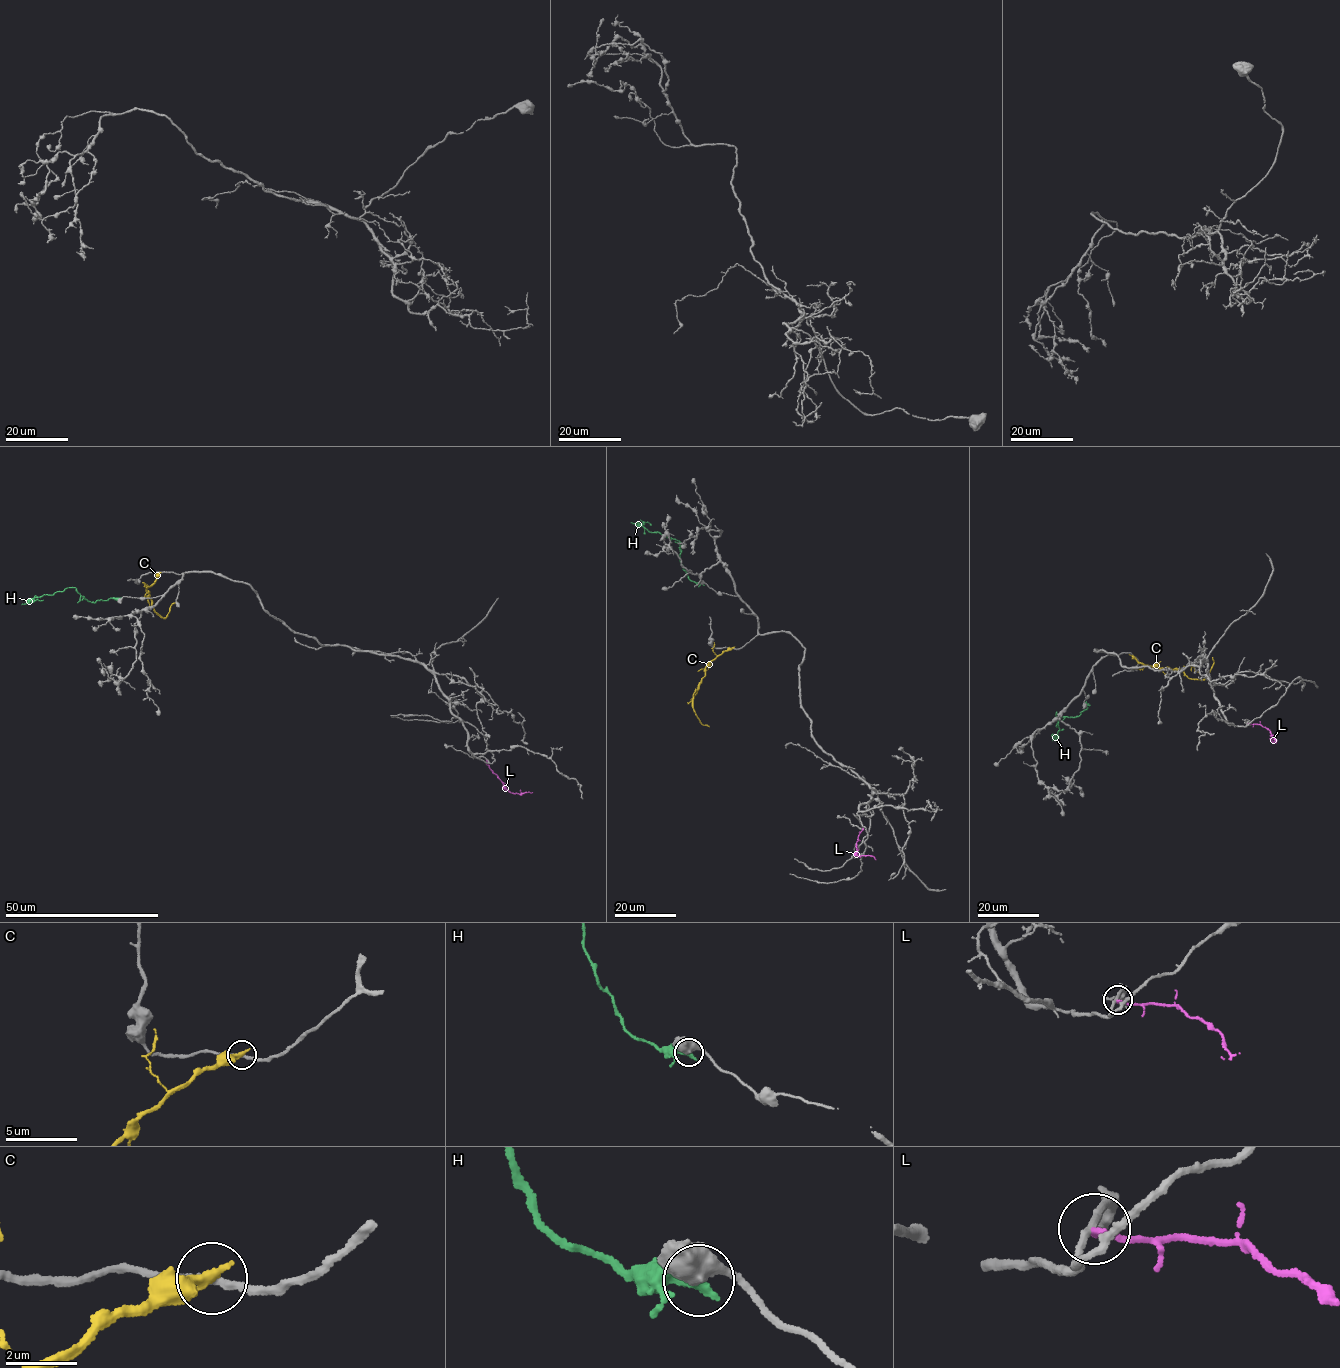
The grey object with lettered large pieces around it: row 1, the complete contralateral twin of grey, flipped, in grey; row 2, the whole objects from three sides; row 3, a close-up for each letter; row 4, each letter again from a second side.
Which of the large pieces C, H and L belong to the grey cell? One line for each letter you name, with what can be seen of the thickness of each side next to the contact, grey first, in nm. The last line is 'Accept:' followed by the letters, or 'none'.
Accept: none

